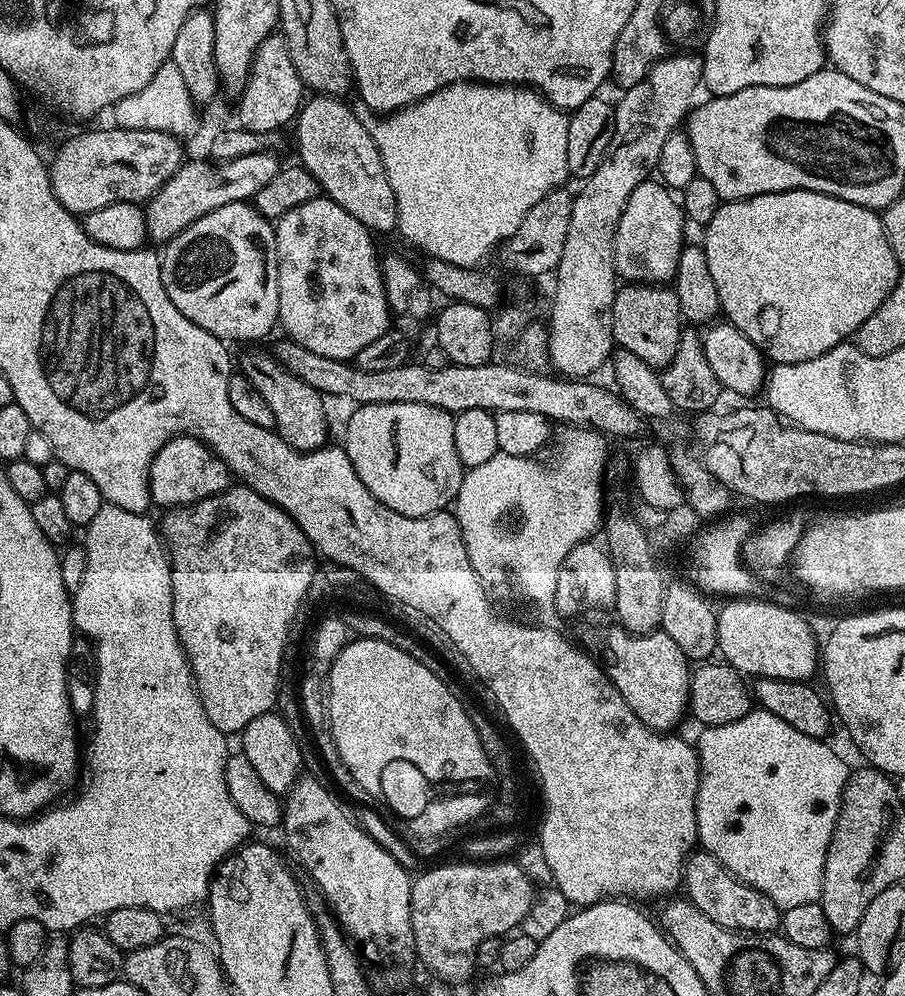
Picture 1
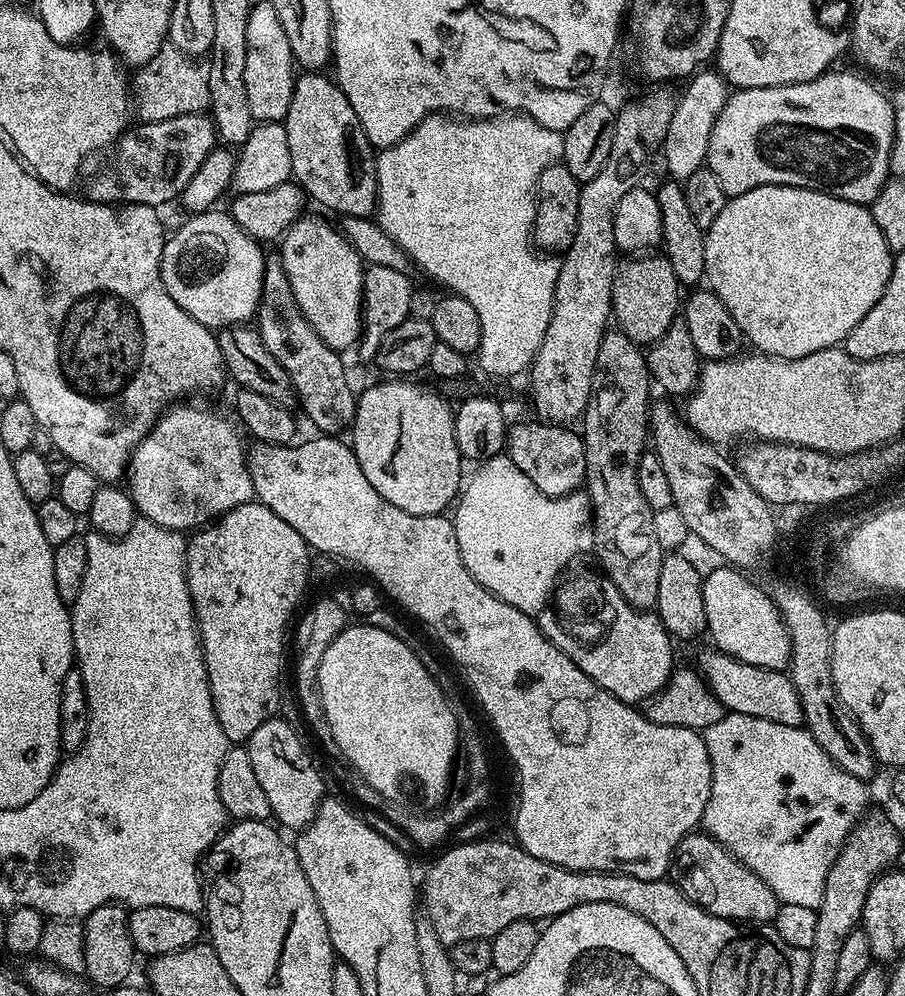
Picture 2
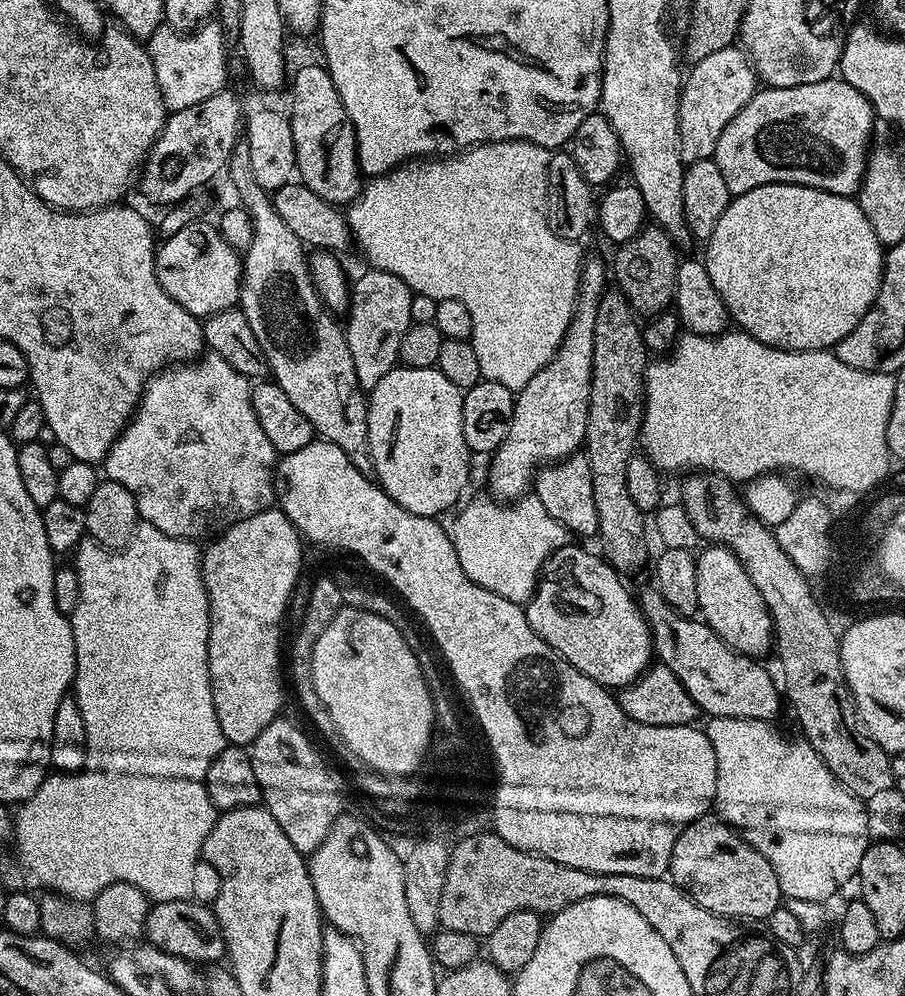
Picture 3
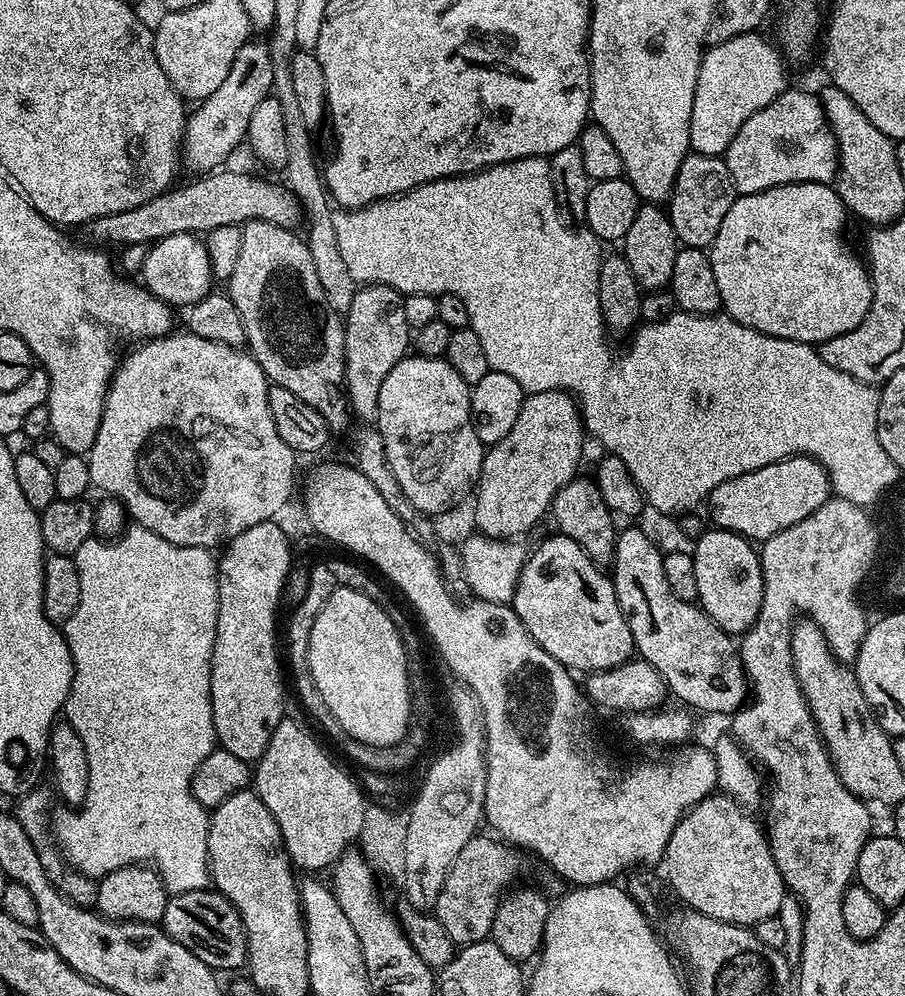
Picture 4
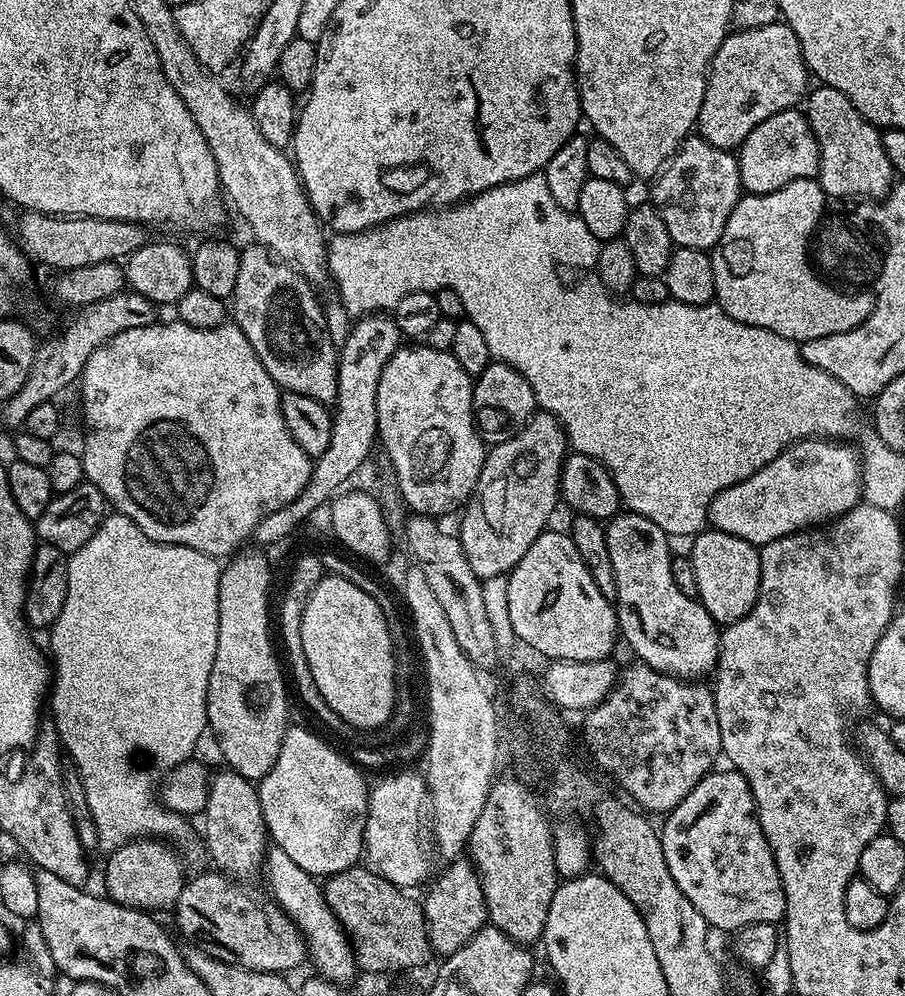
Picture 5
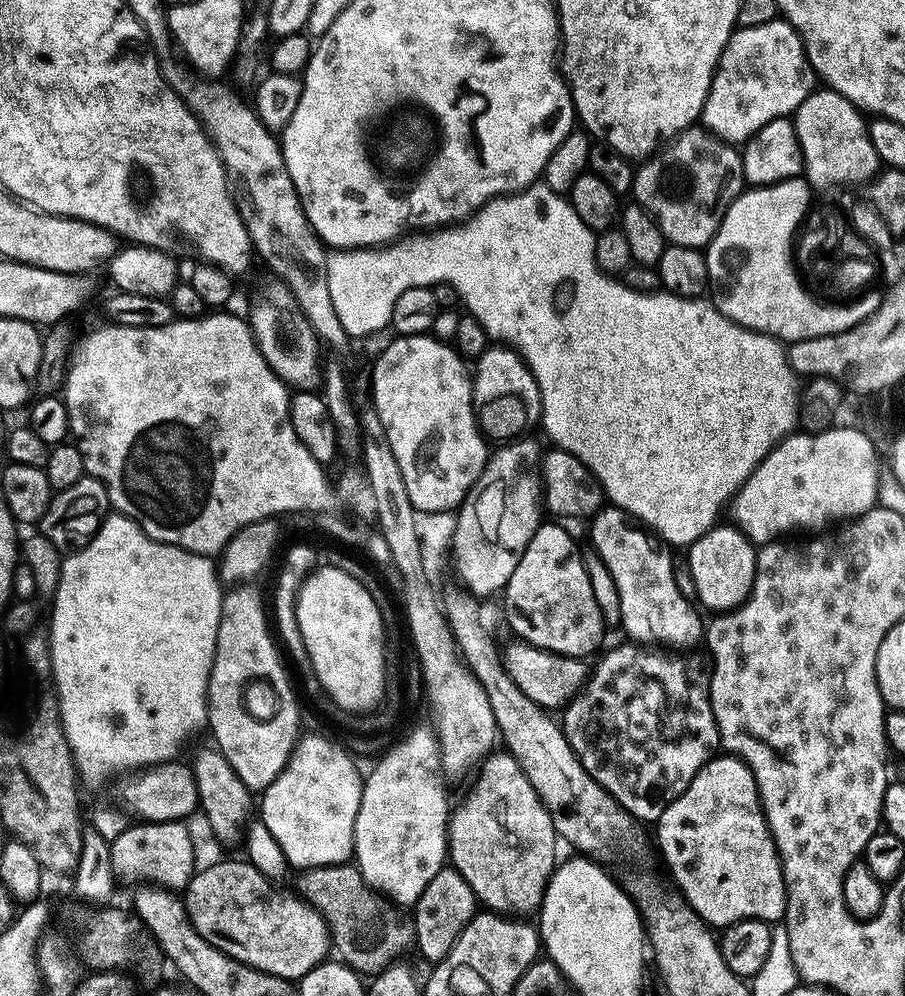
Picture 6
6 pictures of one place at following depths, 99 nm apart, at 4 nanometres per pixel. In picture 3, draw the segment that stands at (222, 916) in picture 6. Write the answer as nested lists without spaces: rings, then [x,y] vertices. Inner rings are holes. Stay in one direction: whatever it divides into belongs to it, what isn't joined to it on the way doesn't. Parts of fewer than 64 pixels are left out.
[[[195,899],[153,903],[144,923],[143,939],[166,954],[191,960],[197,966],[212,966],[226,956],[222,930],[218,926],[215,911],[209,905],[207,908],[204,904],[196,903]]]

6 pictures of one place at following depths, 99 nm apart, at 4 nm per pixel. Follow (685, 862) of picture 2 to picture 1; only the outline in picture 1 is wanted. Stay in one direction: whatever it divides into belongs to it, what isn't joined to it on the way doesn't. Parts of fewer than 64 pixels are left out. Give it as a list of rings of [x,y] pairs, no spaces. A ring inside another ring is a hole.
[[[703,850],[693,851],[688,859],[684,861],[682,888],[683,891],[688,891],[685,893],[687,899],[692,901],[693,906],[698,910],[702,910],[702,914],[709,916],[719,928],[732,928],[735,932],[772,934],[780,927],[782,909],[770,898],[766,898],[766,894],[754,890],[749,884],[742,883],[736,876],[731,876],[709,852]]]

